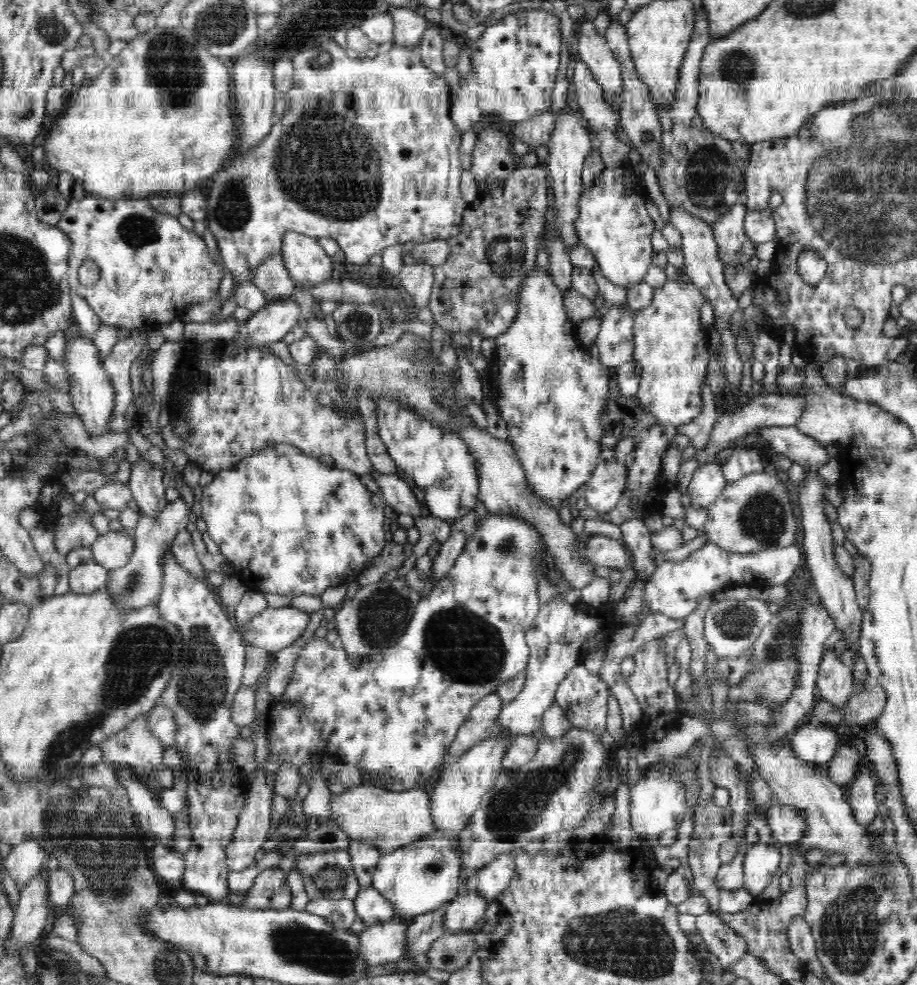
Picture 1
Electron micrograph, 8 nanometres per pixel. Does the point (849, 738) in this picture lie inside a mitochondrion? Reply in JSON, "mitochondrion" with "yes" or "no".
{"mitochondrion":"no"}

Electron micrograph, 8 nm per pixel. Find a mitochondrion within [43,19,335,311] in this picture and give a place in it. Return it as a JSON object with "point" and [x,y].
{"point":[173,69]}

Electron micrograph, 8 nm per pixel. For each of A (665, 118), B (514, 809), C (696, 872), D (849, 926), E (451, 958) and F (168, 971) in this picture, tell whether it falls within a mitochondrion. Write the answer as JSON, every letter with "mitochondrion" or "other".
{"A":"other","B":"mitochondrion","C":"other","D":"mitochondrion","E":"mitochondrion","F":"mitochondrion"}

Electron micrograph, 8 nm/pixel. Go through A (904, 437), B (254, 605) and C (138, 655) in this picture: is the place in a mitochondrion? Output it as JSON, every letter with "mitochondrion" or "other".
{"A":"other","B":"other","C":"mitochondrion"}

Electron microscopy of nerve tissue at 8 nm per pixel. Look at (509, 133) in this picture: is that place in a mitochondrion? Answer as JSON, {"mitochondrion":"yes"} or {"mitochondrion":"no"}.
{"mitochondrion":"no"}

